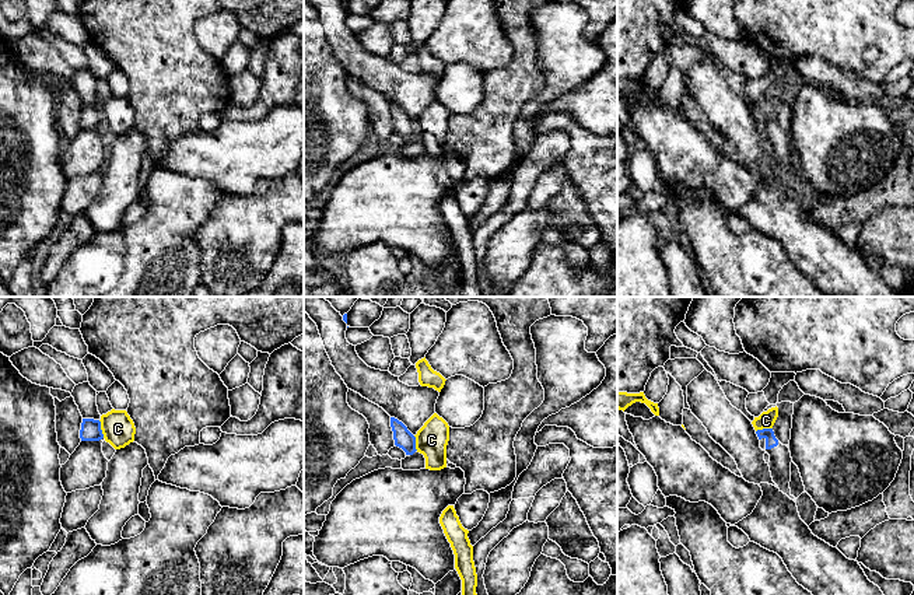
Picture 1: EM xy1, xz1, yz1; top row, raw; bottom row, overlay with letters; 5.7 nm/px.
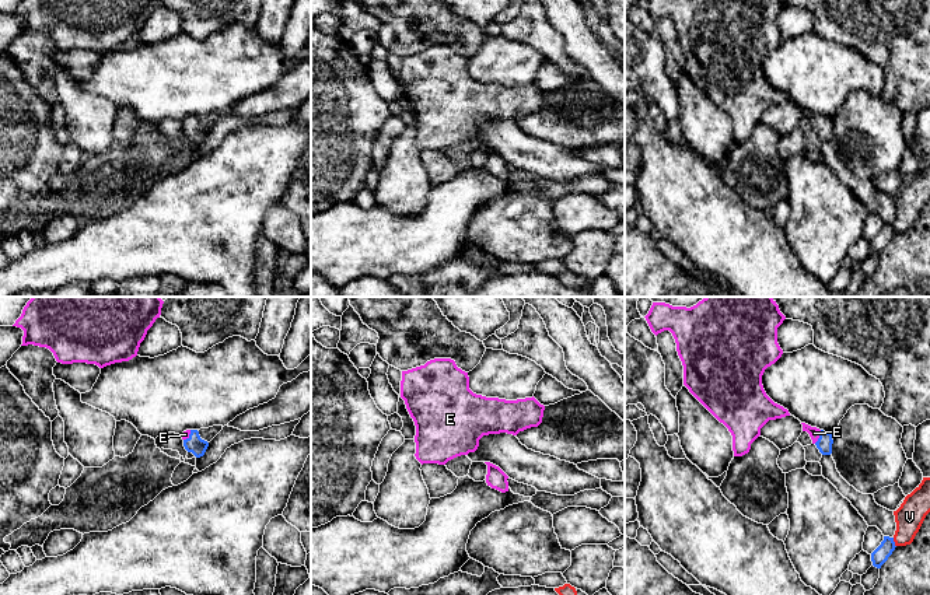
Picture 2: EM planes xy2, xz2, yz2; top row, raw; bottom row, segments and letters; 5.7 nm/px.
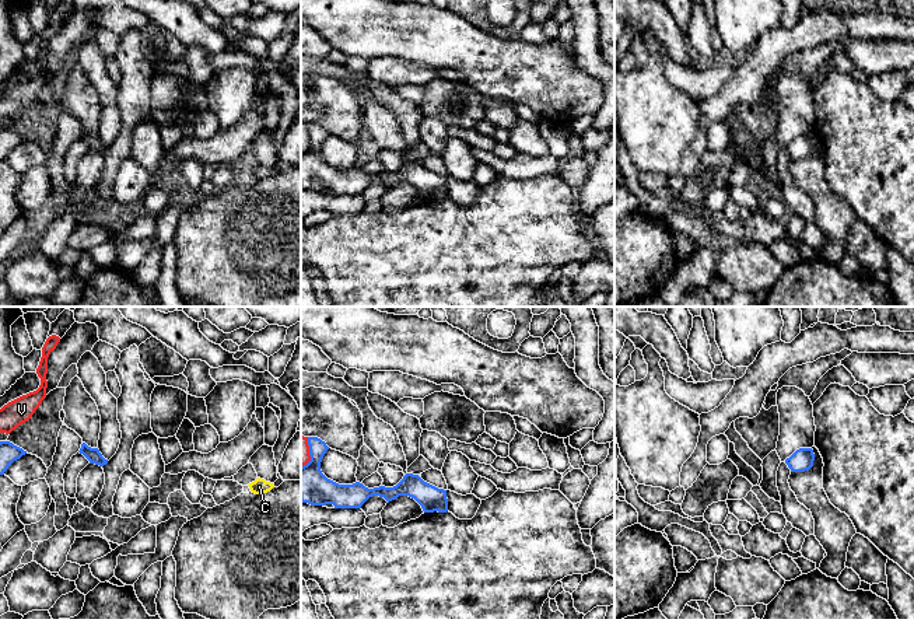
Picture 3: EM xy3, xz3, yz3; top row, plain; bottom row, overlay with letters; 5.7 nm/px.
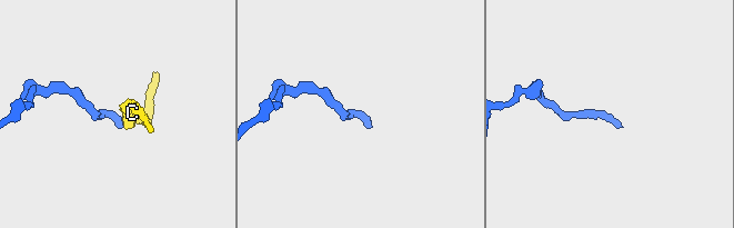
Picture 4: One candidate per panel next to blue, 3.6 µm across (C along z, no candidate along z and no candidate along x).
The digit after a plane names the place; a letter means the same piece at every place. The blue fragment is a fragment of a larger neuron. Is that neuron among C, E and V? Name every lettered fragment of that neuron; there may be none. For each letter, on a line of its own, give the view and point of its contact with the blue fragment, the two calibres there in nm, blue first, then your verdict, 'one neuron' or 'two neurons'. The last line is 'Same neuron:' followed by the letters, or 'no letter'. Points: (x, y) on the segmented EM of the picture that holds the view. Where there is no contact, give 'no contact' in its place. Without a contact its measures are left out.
C: contact xy1 (100, 429); calibres 110 and 190 nm; two neurons
E: contact yz2 (820, 437); calibres 90 and 60 nm; one neuron
V: contact yz2 (894, 542); calibres 90 and 160 nm; two neurons
Same neuron: E

